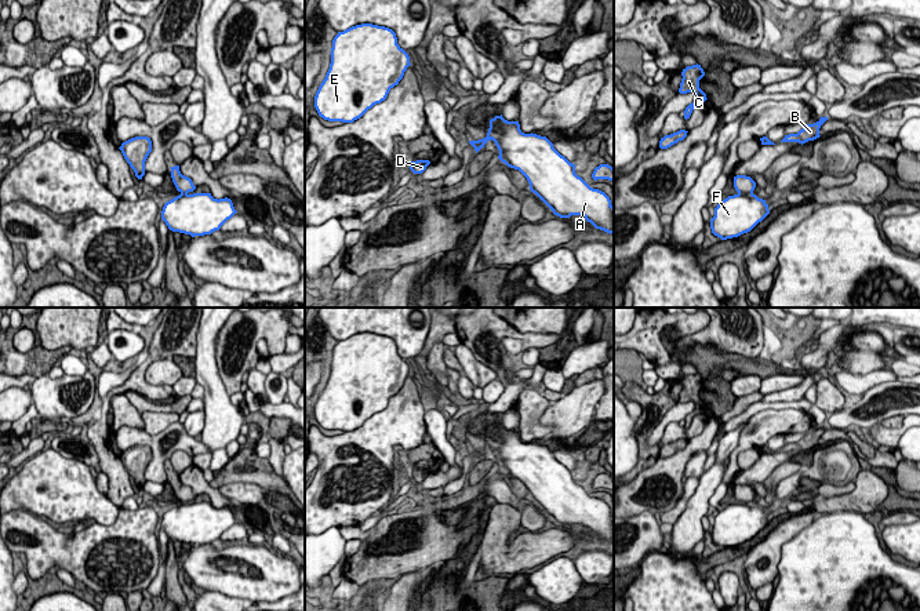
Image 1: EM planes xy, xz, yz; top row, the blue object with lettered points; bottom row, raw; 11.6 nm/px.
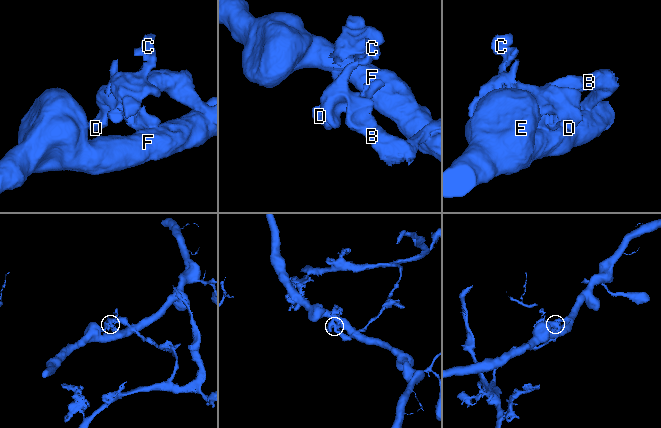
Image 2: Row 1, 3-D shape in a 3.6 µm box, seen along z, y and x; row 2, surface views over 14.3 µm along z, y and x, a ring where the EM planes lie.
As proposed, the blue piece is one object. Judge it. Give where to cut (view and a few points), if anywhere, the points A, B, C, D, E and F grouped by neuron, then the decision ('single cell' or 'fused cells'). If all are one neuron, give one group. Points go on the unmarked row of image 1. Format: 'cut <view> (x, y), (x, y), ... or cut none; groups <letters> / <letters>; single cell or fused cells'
cut yz (738, 501), (752, 504); groups A E F / B C D; fused cells

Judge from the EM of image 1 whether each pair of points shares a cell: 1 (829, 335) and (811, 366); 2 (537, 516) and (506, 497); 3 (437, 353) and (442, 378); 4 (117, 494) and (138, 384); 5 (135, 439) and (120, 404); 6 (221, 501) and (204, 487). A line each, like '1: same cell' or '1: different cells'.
1: same cell
2: same cell
3: same cell
4: same cell
5: different cells
6: same cell

